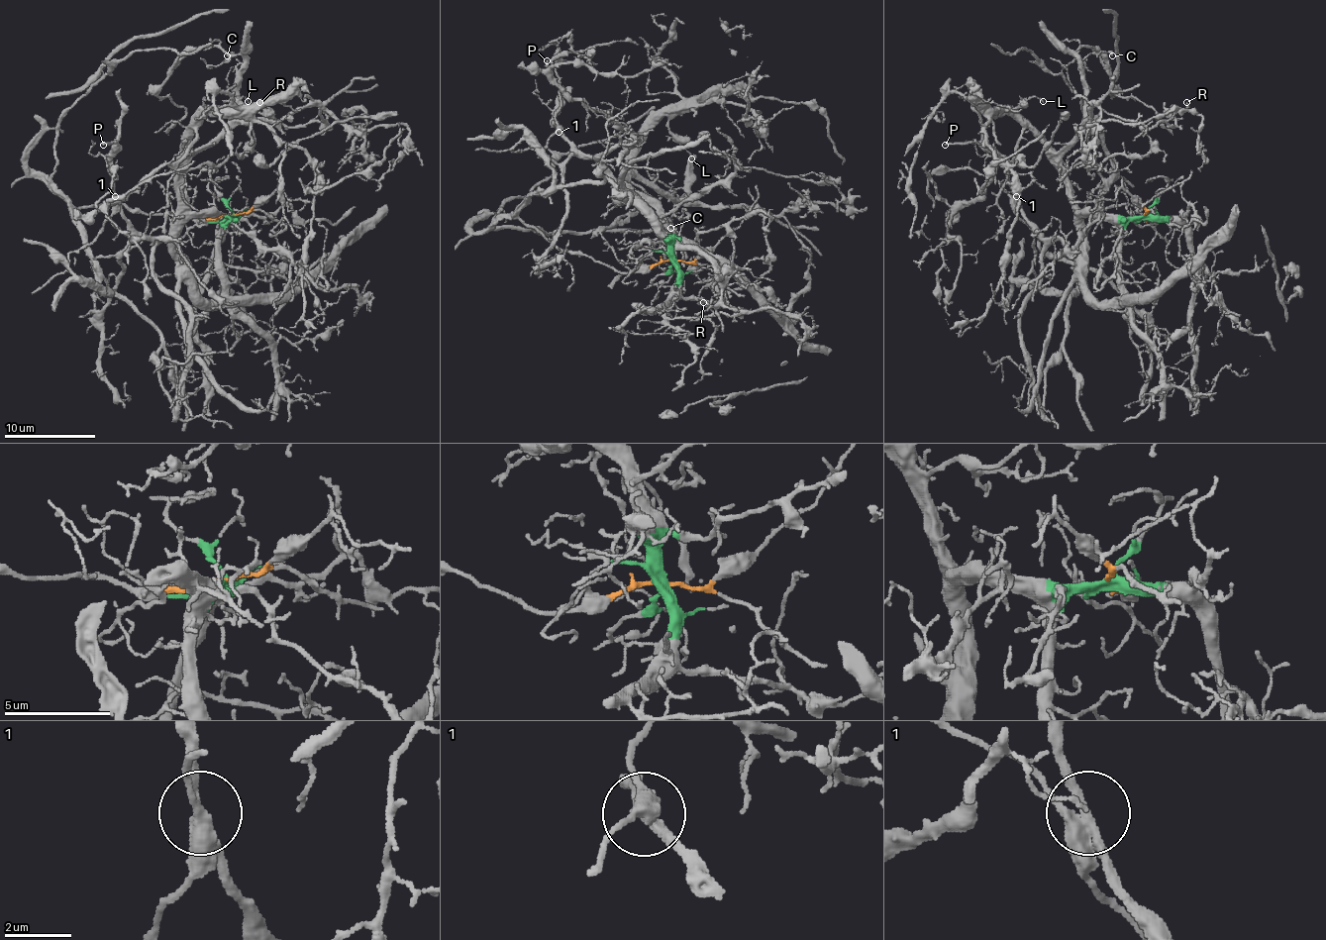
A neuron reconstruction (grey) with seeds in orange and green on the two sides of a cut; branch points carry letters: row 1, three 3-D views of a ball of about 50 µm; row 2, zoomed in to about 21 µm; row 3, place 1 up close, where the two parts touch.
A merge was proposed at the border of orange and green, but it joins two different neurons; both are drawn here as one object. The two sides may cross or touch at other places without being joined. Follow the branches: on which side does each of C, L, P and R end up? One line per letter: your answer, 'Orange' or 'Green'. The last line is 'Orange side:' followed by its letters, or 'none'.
C: Green
L: Green
P: Green
R: Green
Orange side: none

